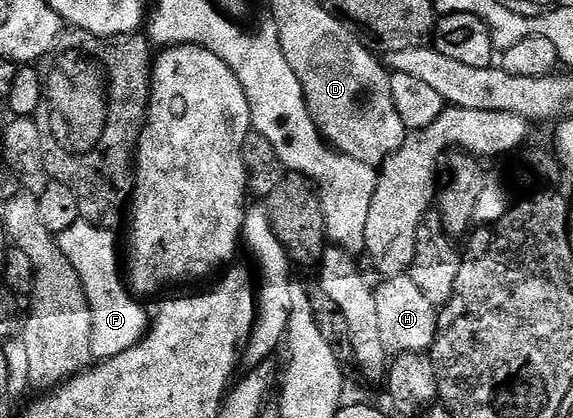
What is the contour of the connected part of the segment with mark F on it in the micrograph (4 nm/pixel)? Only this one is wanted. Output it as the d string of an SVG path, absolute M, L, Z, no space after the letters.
M83 219L56 237L67 262L81 279L85 297L91 310L91 354L94 361L110 360L145 339L151 323L150 313L142 301L135 298L123 279L123 264L117 261L117 240L107 228L88 224Z

